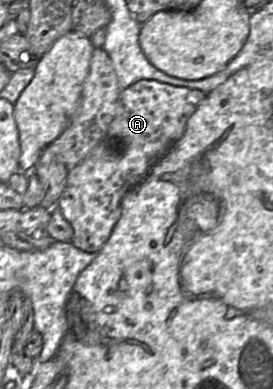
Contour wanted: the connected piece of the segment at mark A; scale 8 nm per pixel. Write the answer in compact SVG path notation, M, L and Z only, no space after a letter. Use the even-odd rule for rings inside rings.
M149 79L139 80L121 90L116 113L107 132L84 159L68 171L66 185L58 201L63 217L73 228L71 243L75 247L88 253L97 253L101 249L120 219L124 196L144 180L152 166L183 136L189 118L206 95L198 89Z

